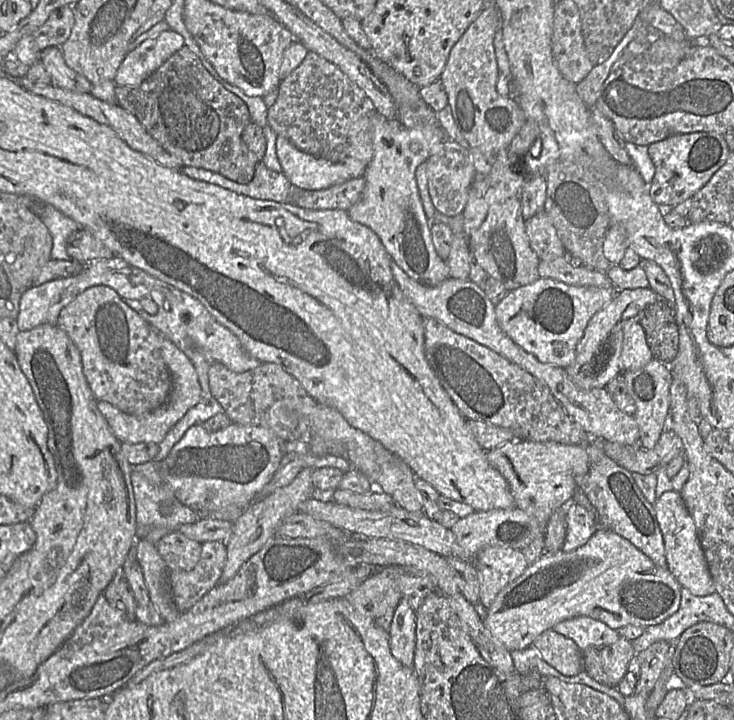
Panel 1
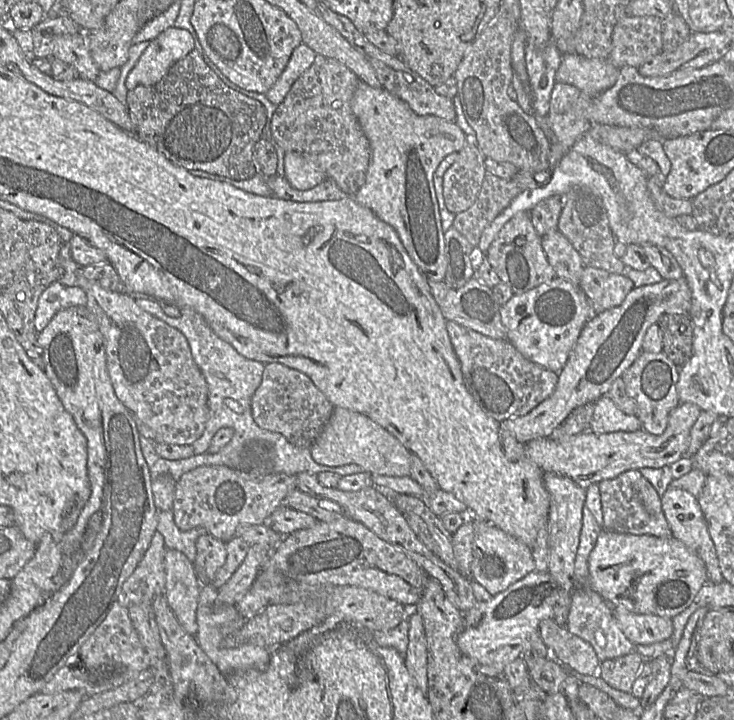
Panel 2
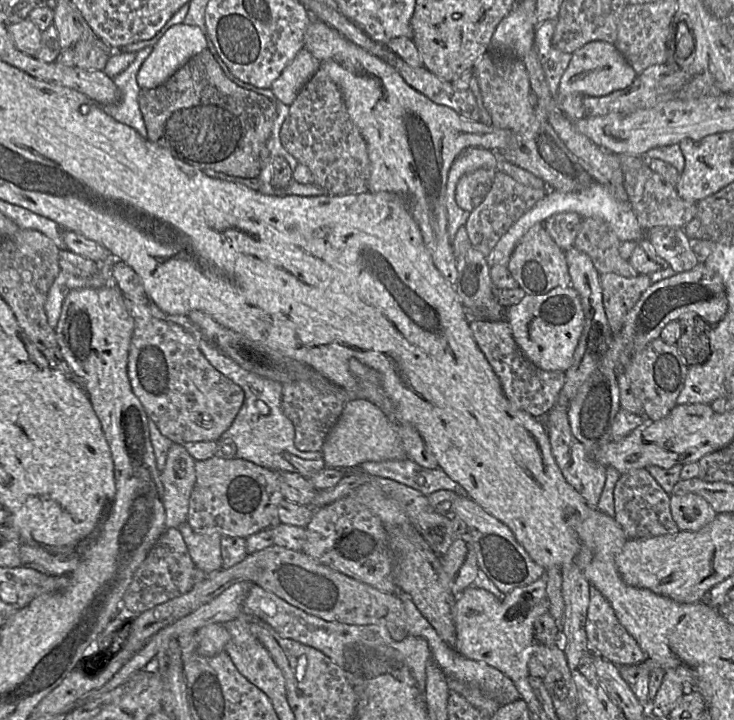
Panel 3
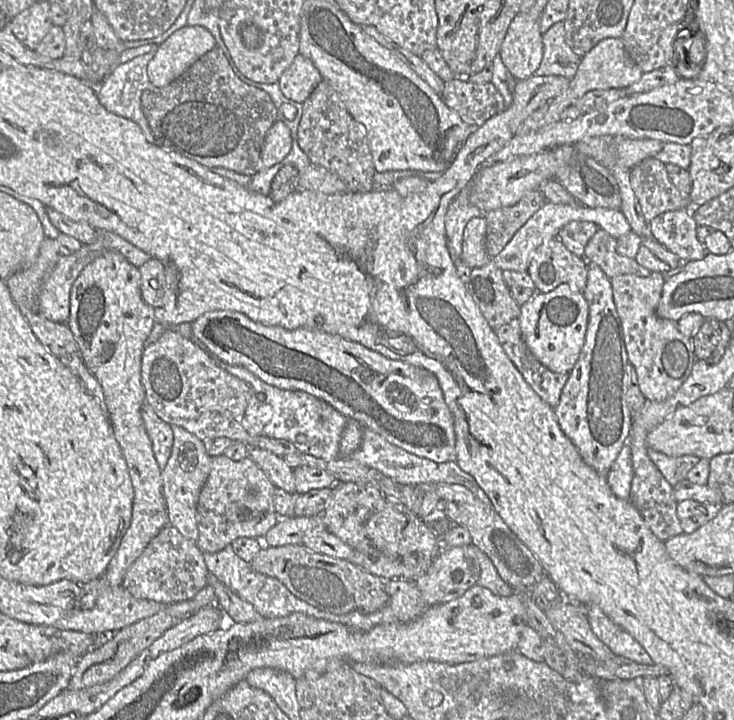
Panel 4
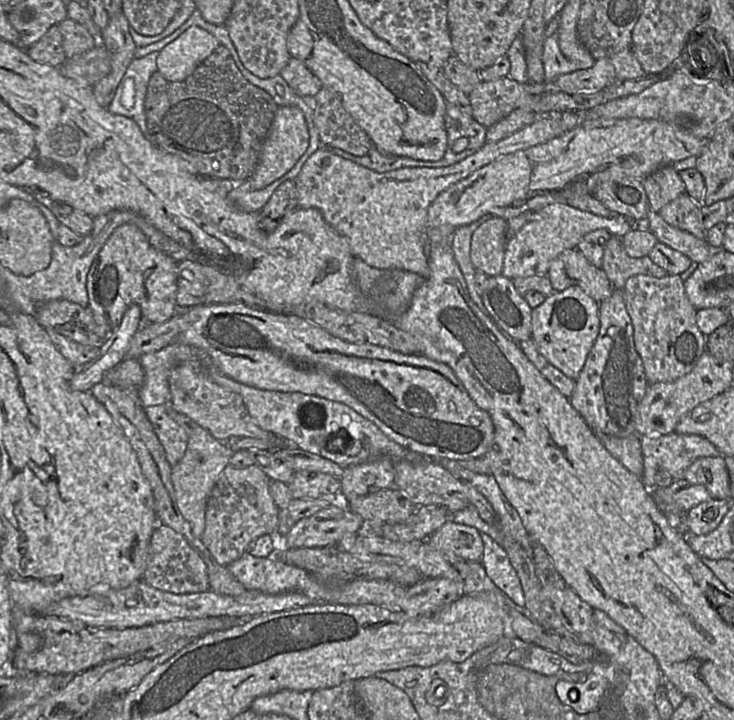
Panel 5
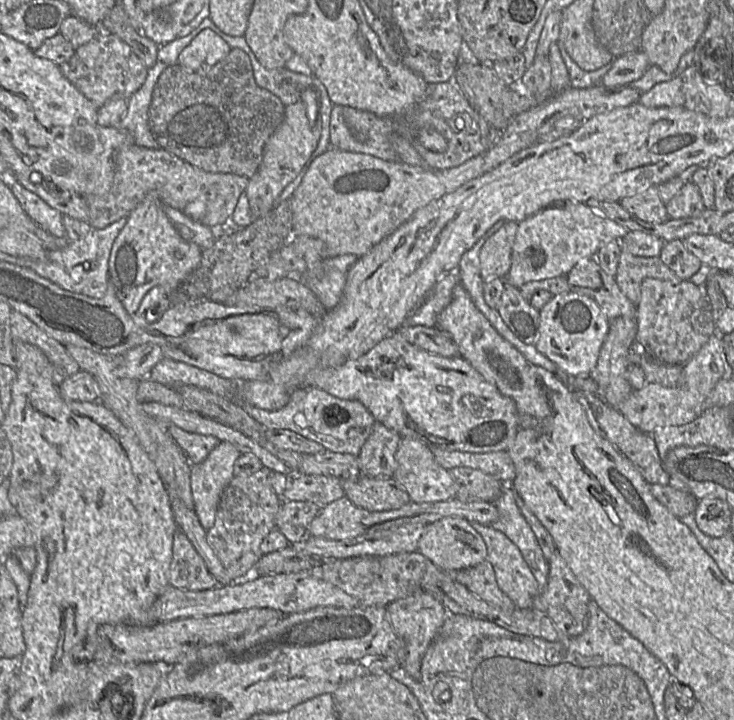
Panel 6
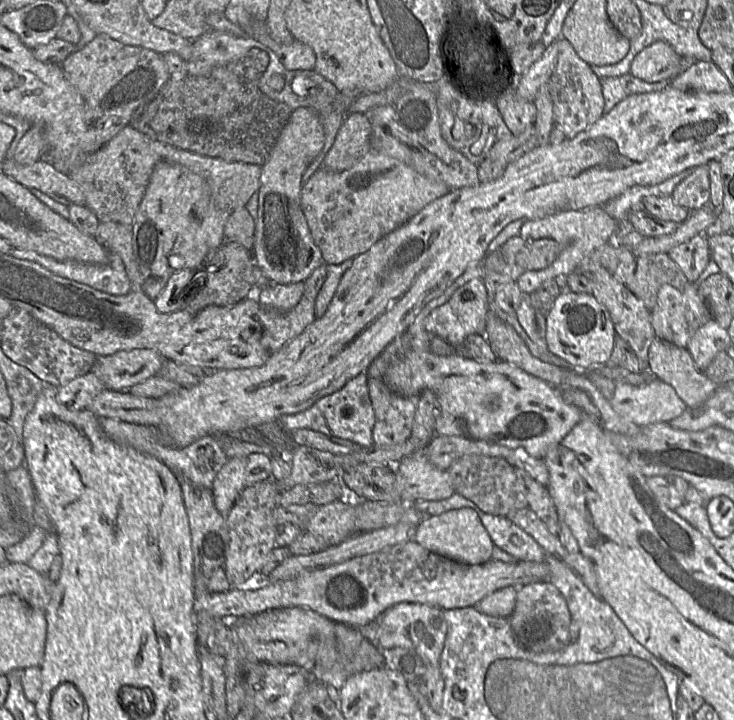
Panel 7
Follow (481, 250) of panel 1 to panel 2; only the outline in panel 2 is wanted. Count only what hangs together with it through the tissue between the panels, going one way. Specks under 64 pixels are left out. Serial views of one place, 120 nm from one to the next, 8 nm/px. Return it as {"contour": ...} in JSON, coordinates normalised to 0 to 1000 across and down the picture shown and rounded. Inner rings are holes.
{"contour":[[[708,294],[684,315],[661,353],[661,361],[683,392],[698,400],[700,408],[718,406],[759,385],[738,344],[737,329],[729,319],[721,296]]]}

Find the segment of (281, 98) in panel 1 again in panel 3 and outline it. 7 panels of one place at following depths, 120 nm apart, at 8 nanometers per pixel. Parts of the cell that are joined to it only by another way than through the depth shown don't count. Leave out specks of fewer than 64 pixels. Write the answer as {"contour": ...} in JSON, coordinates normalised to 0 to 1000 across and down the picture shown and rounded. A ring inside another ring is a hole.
{"contour":[[[435,94],[394,146],[383,181],[386,204],[417,231],[429,256],[447,269],[475,271],[500,265],[504,224],[500,201],[473,156],[460,119]]]}

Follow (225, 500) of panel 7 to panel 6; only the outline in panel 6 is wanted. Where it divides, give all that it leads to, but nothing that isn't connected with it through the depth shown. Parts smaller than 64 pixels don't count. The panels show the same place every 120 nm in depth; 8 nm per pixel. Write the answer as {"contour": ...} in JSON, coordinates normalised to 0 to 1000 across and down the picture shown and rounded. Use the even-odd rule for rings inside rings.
{"contour":[[[302,613],[272,643],[260,646],[260,682],[264,711],[282,738],[293,726],[300,692],[319,663],[319,643],[327,626],[309,613]]]}

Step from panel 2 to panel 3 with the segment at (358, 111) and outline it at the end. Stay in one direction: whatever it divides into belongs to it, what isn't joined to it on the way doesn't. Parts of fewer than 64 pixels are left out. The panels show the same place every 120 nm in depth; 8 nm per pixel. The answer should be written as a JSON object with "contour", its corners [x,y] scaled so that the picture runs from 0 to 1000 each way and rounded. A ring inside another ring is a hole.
{"contour":[[[425,25],[417,39],[413,65],[433,83],[435,94],[441,97],[460,119],[475,163],[499,197],[504,224],[500,265],[534,267],[553,279],[593,371],[609,392],[619,396],[623,389],[623,371],[620,351],[610,328],[606,288],[612,236],[634,207],[657,206],[683,210],[693,200],[699,200],[700,185],[695,181],[676,178],[670,172],[632,165],[617,151],[591,143],[556,118],[537,93],[489,65],[456,39],[432,25]]]}

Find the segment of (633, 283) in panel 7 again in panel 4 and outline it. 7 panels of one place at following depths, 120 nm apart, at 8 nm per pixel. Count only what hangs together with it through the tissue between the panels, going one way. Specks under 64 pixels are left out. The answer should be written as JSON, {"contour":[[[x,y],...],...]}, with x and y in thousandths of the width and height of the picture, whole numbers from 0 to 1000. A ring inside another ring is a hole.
{"contour":[[[815,317],[801,335],[794,357],[813,367],[831,388],[849,381],[880,385],[888,379],[864,358],[843,353],[841,332],[820,317]]]}

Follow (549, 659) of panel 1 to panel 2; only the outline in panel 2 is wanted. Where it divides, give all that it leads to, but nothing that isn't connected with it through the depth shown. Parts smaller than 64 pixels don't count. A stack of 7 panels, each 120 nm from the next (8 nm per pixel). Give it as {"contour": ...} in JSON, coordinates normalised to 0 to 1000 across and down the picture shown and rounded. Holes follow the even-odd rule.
{"contour":[[[755,860],[741,861],[733,871],[733,879],[752,914],[768,929],[777,929],[790,938],[813,936],[817,917],[808,899],[778,881],[770,869]]]}

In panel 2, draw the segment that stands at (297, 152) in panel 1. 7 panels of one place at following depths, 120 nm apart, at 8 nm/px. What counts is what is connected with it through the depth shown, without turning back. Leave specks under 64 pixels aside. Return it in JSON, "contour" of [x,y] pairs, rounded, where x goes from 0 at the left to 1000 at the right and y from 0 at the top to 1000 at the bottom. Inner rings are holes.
{"contour":[[[388,210],[387,246],[406,264],[420,264],[444,249],[435,233],[402,211]]]}

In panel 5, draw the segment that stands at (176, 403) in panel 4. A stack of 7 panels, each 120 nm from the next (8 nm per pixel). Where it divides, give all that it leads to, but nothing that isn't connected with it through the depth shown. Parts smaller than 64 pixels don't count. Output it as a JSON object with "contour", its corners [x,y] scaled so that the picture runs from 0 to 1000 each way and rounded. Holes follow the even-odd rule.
{"contour":[[[252,501],[237,510],[230,522],[230,538],[230,564],[260,581],[298,613],[307,614],[315,607],[365,611],[377,606],[356,596],[339,576],[328,549],[290,531],[271,503]]]}

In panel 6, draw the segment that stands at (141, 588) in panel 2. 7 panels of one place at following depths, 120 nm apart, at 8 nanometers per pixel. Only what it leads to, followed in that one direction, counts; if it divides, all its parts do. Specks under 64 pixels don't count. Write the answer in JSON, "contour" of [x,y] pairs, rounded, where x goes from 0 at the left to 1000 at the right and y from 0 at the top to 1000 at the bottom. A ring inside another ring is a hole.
{"contour":[[[244,735],[236,746],[230,813],[249,821],[277,821],[297,814],[279,781]]]}

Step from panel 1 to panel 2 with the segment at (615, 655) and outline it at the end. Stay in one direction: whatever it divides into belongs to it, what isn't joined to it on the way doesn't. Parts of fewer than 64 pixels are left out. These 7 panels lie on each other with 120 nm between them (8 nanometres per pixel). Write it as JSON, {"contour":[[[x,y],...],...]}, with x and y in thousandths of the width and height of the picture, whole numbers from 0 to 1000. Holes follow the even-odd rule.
{"contour":[[[865,903],[842,914],[819,918],[813,936],[832,954],[858,963],[879,918]]]}

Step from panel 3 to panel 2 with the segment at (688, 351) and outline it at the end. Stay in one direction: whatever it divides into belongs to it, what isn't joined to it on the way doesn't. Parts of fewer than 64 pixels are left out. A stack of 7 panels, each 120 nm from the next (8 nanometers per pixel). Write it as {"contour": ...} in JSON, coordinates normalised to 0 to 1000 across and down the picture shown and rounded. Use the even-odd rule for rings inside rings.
{"contour":[[[905,435],[894,450],[901,460],[901,489],[928,510],[944,489],[944,450],[939,436]]]}

